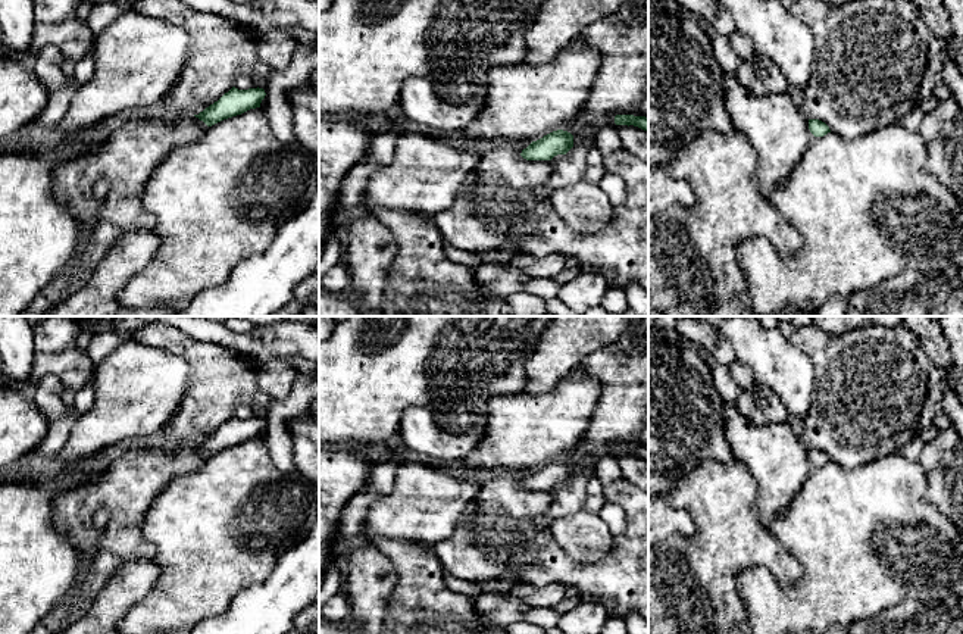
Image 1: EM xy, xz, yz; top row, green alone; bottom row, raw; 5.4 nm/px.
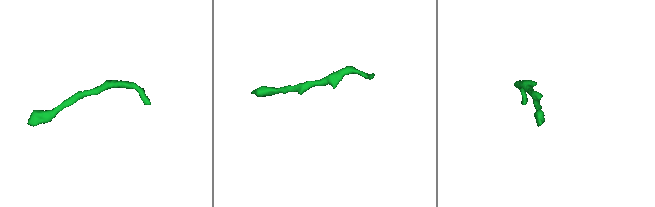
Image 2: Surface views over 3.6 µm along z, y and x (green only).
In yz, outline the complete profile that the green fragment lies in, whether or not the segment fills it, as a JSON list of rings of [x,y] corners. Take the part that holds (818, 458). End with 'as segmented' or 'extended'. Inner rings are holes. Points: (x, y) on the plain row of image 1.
[[[810,324],[795,328],[791,341],[815,363],[815,393],[801,437],[815,466],[834,460],[857,468],[900,453],[917,434],[932,362],[912,330],[869,325],[832,335]]]; extended

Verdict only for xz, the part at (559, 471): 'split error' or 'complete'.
split error

